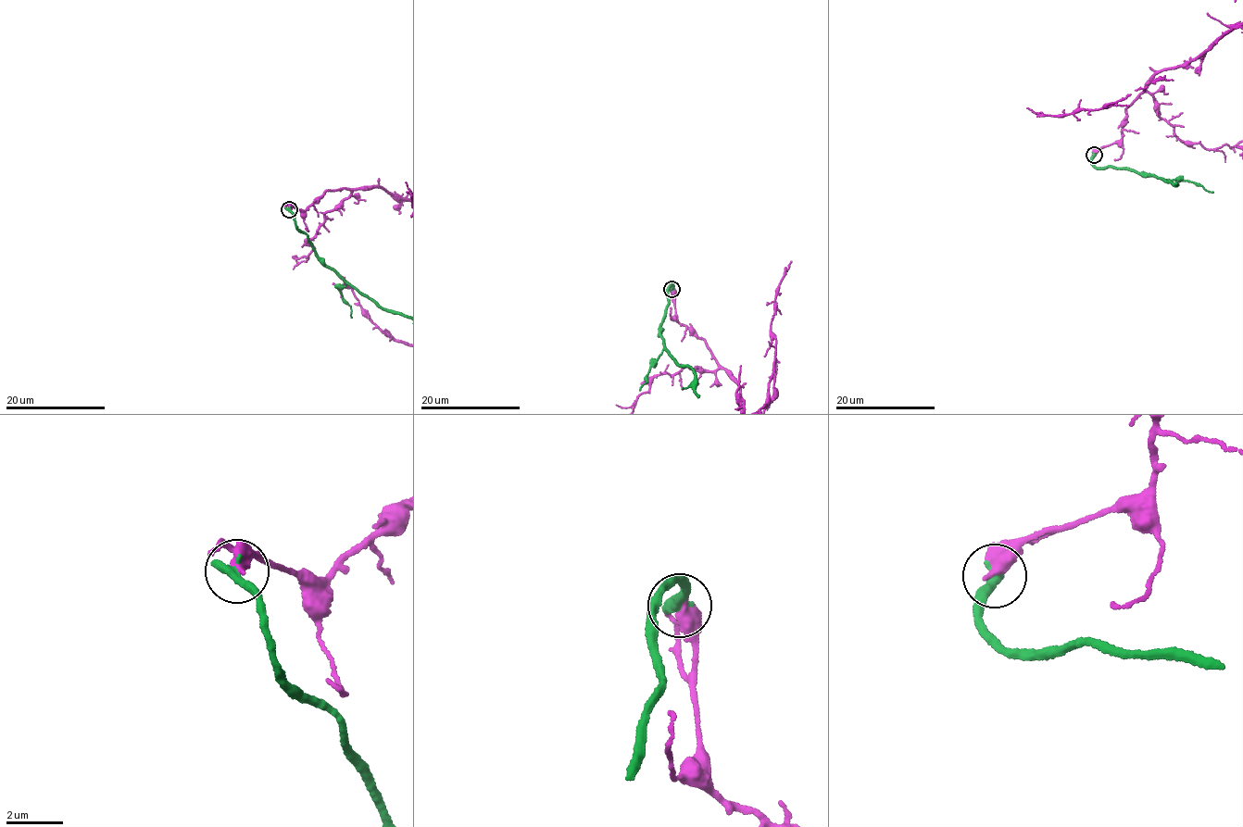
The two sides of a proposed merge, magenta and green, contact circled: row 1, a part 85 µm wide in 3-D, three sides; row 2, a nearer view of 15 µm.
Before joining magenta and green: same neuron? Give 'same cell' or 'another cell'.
another cell

